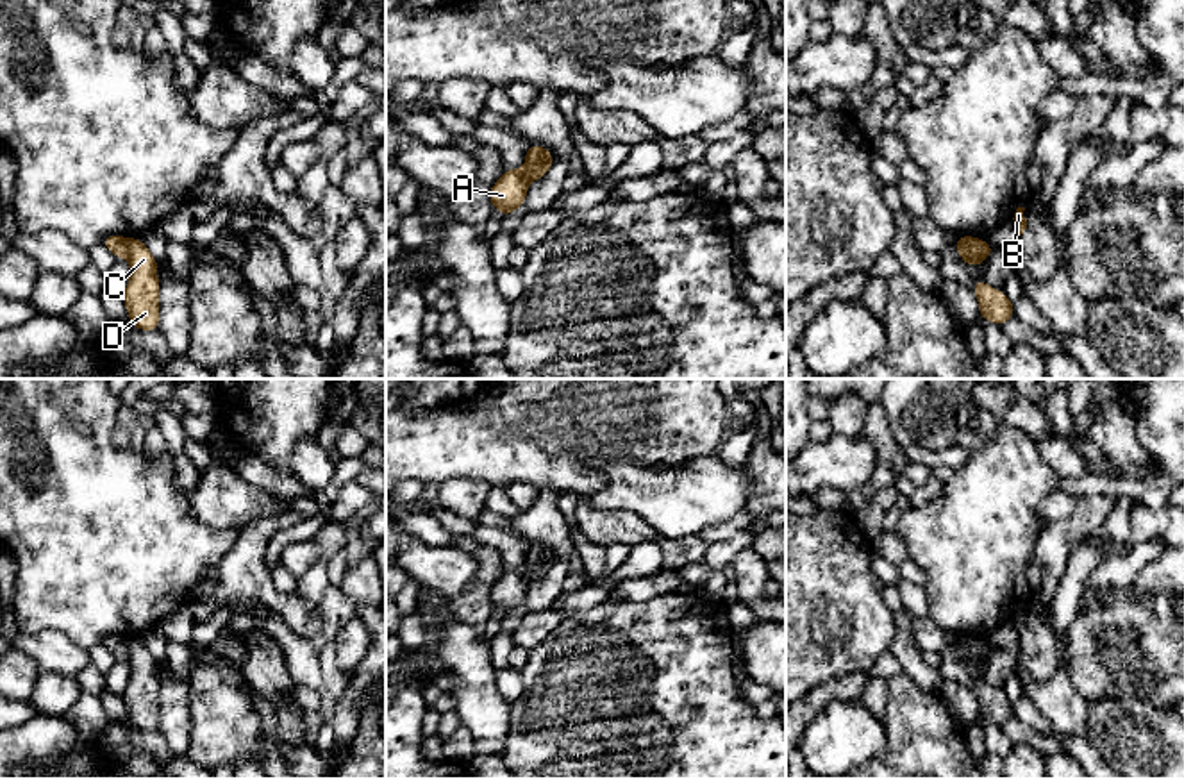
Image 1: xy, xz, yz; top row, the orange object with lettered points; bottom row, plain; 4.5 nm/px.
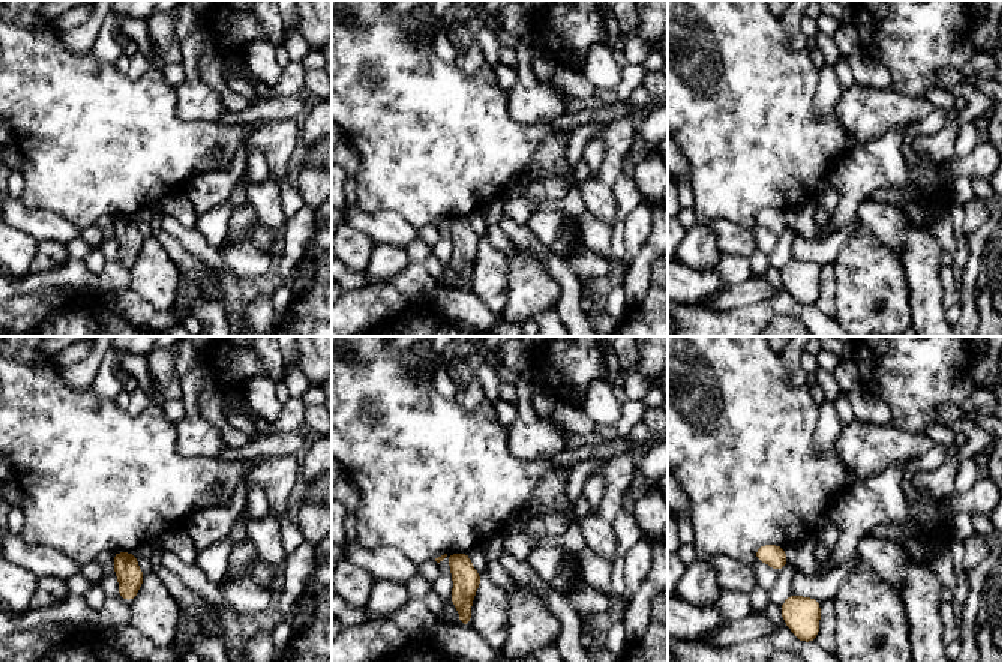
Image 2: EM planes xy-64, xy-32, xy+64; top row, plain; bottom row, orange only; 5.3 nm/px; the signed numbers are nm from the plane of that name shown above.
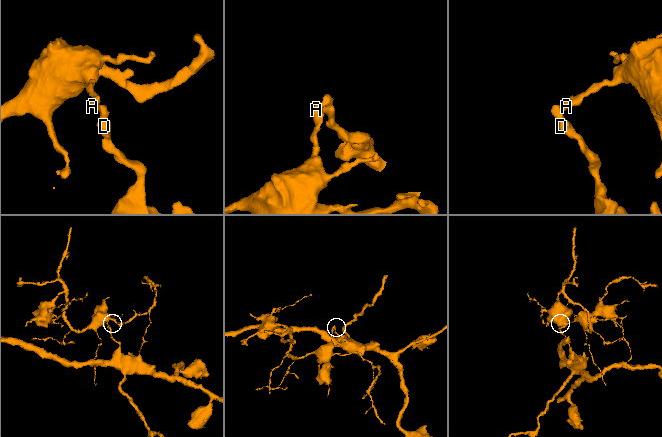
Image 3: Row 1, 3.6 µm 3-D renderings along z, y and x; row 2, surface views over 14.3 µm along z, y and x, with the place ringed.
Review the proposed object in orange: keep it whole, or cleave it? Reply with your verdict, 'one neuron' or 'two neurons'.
two neurons

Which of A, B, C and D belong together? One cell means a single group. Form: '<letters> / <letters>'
A B / C D

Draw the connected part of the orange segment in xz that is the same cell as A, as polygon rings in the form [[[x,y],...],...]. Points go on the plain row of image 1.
[[[509,568],[489,591],[491,607],[500,609],[504,618],[511,616],[513,611],[525,604],[529,575],[520,568]]]

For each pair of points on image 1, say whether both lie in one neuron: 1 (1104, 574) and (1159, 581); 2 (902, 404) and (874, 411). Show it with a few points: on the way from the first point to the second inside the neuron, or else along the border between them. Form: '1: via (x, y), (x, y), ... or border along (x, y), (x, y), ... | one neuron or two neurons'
1: border along (1165, 549), (1129, 583) | two neurons
2: border along (879, 402), (890, 433), (902, 445) | two neurons

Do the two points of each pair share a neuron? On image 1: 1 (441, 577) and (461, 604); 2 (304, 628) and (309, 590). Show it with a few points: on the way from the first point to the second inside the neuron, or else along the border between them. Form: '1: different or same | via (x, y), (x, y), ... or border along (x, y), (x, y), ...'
1: different | border along (475, 560), (475, 576), (459, 594), (425, 588)
2: different | border along (299, 590), (315, 604)

